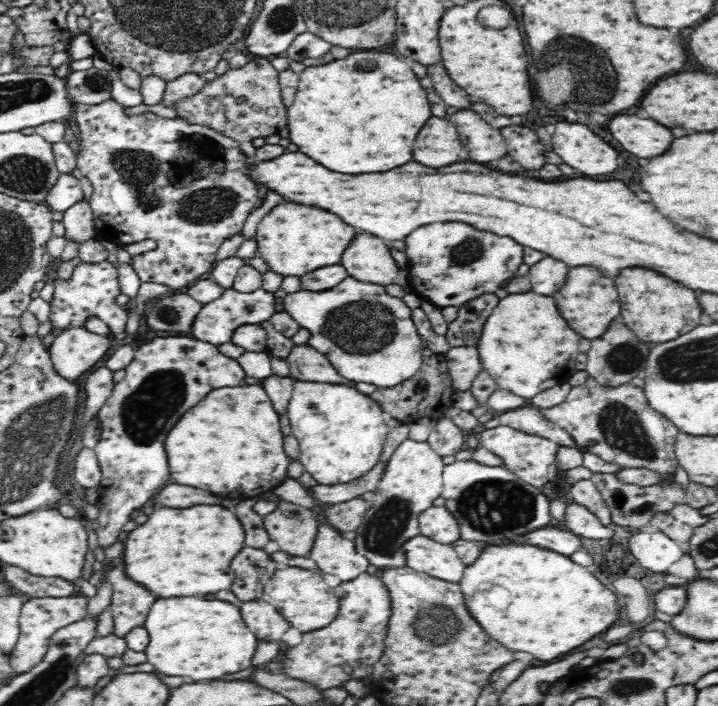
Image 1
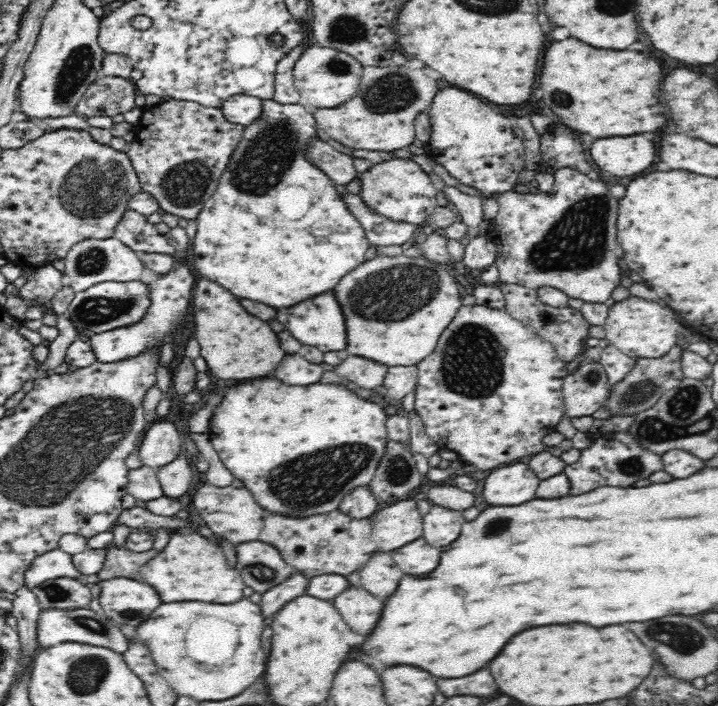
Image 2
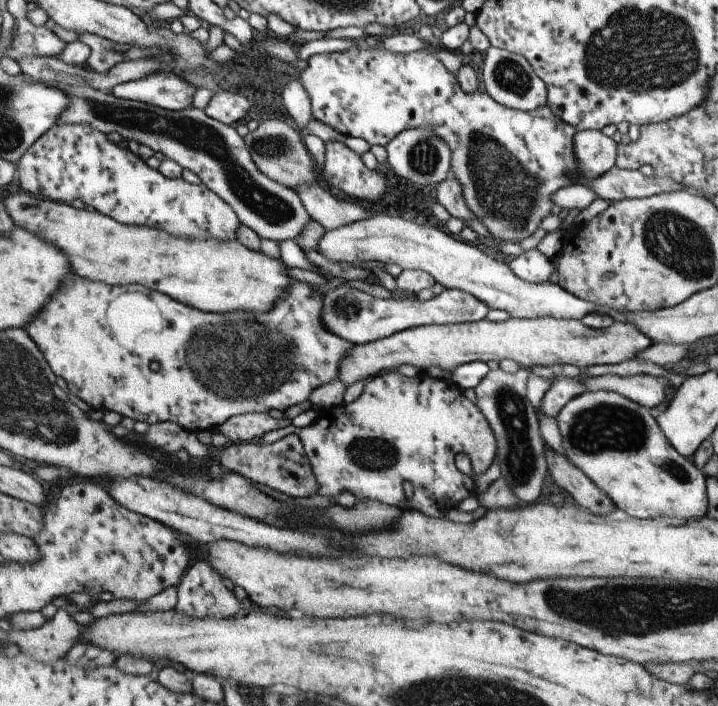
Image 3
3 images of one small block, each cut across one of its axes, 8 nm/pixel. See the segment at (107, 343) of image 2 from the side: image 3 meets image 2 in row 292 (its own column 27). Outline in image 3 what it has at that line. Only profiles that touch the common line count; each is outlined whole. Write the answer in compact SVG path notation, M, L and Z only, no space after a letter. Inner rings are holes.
M54 125L50 130L47 130L36 142L28 147L28 150L20 157L16 163L18 166L18 182L20 186L34 197L42 199L50 199L51 201L58 201L61 203L71 204L72 200L82 200L84 204L92 206L103 215L108 215L111 219L123 225L138 225L139 227L154 227L162 229L164 232L175 236L177 239L196 239L196 240L218 240L218 242L238 241L239 227L241 220L234 212L234 209L226 204L215 192L212 192L204 183L193 184L187 182L182 176L178 178L168 178L164 173L158 169L151 168L146 161L132 153L130 149L120 147L118 143L114 143L108 139L108 135L98 129L93 129L90 125Z

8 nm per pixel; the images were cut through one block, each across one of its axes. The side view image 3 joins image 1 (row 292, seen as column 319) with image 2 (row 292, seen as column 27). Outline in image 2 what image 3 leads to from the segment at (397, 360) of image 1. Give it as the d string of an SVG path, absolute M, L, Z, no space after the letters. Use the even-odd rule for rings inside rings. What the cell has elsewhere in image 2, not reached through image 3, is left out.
M332 292L320 294L318 298L310 298L306 302L300 302L298 306L278 310L278 320L284 324L288 332L292 332L294 338L298 338L302 344L308 346L318 346L322 352L332 352L332 350L344 350L346 348L346 324L342 310L338 308L338 302Z

